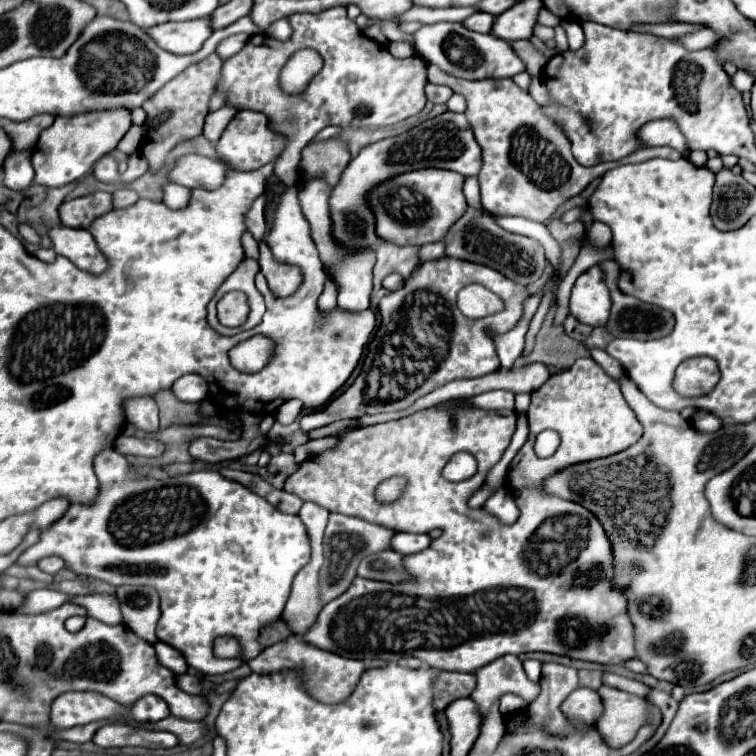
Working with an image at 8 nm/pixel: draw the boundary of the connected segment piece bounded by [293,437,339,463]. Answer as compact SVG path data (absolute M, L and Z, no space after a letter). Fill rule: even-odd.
M325 437L325 439L313 439L313 441L309 441L309 443L305 443L305 445L299 445L297 449L295 449L295 461L297 463L301 463L301 461L305 461L307 457L313 457L313 455L317 455L317 453L321 453L321 451L325 451L325 449L329 449L329 447L333 447L333 445L337 445L339 443L339 439L337 437Z

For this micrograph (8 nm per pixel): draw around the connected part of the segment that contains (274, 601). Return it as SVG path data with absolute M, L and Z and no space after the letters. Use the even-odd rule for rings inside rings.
M105 449L95 459L95 473L99 479L97 497L91 503L73 503L61 519L53 521L41 533L39 543L31 545L17 563L35 565L47 555L57 555L75 575L99 579L109 585L153 587L161 599L157 639L173 645L185 657L187 665L203 675L221 675L257 657L261 653L257 643L259 629L281 617L293 577L309 563L311 547L301 519L275 509L267 499L237 481L225 479L217 471L195 471L165 479L143 477L129 467L123 455ZM229 629L249 629L249 633ZM217 637L235 637L241 645L241 655L235 659L215 657L213 641Z

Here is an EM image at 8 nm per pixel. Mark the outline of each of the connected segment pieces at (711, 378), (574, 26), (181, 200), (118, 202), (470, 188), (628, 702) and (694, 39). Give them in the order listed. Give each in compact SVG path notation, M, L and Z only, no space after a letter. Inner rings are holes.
M693 357L679 365L673 387L684 397L697 397L709 393L720 379L716 361L711 357Z
M561 21L559 25L563 25L567 39L569 39L569 49L579 49L583 45L583 29L579 23L575 21Z
M167 183L163 187L163 203L171 209L181 209L187 205L189 199L189 189L177 183Z
M121 187L121 189L117 189L117 191L113 193L113 209L125 209L125 207L133 205L137 199L139 199L139 197L137 197L135 191L131 191L131 189L127 189L127 187Z
M467 177L463 189L465 189L467 203L469 203L473 209L483 209L483 207L481 207L481 199L479 199L479 185L477 185L477 179L475 179L475 177Z
M601 685L599 695L603 699L603 717L597 721L601 737L611 747L627 745L645 723L647 701L607 685Z
M703 29L703 31L691 33L691 35L675 37L673 41L679 41L679 43L683 43L687 49L705 49L705 47L717 45L717 41L719 41L719 35L717 35L717 33L713 33L711 29Z

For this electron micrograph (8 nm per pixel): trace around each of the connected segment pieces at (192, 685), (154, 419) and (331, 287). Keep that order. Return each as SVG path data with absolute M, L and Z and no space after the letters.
M183 673L183 675L177 677L177 687L183 689L185 693L193 693L193 695L197 695L201 691L199 679L193 677L193 675L189 675L189 673Z
M151 397L125 401L125 415L135 429L155 435L159 431L159 407Z
M327 275L325 289L323 289L321 297L319 297L319 307L321 307L323 311L329 311L329 309L333 309L335 305L337 305L337 301L335 301L335 281L331 281L329 275Z

